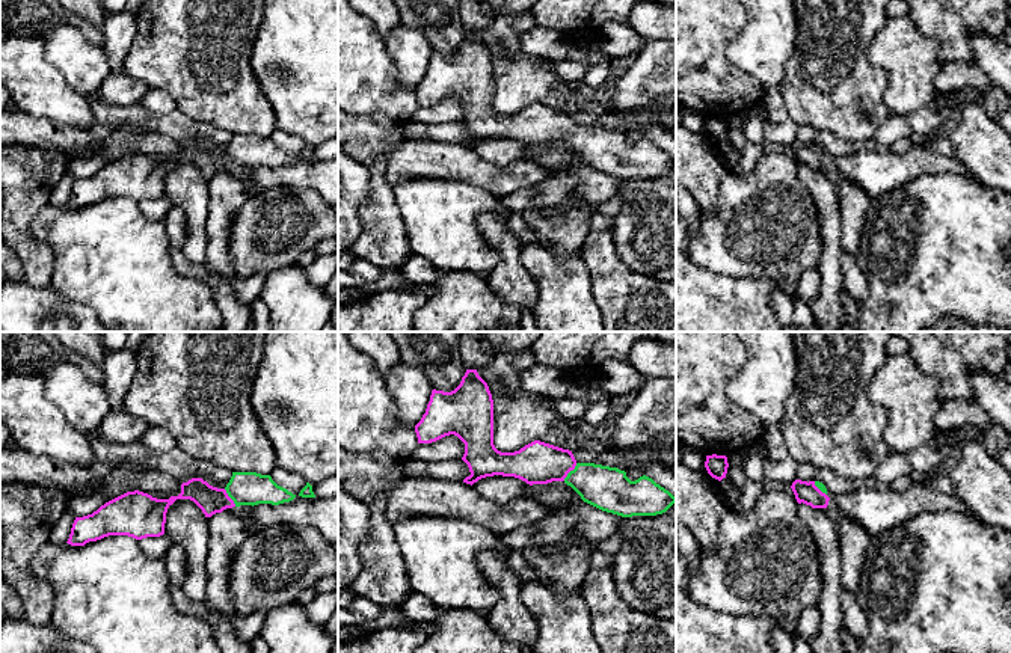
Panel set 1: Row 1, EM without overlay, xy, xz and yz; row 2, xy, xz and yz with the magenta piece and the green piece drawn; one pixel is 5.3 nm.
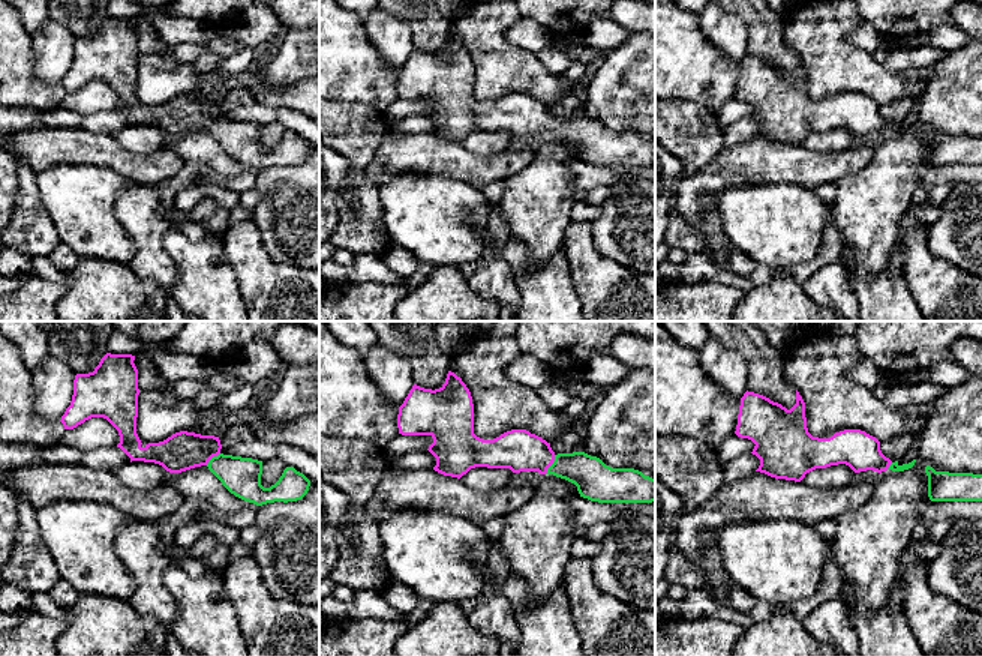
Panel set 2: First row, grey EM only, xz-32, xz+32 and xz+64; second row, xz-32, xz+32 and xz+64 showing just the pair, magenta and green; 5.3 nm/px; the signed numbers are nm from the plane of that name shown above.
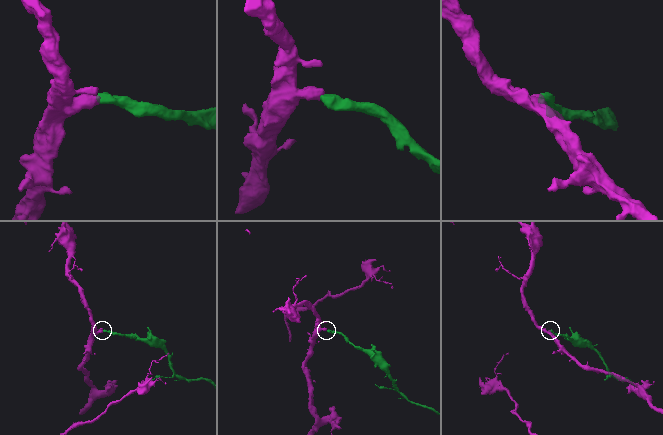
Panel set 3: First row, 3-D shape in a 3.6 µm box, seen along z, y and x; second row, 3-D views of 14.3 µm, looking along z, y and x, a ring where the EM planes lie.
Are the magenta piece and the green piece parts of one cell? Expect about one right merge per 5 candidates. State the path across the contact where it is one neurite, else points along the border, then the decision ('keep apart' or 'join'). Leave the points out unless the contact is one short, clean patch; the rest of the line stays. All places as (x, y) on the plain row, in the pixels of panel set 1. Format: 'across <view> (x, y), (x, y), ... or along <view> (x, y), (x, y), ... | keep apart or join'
across xz (536, 125), (556, 125), (569, 133), (608, 151) | join

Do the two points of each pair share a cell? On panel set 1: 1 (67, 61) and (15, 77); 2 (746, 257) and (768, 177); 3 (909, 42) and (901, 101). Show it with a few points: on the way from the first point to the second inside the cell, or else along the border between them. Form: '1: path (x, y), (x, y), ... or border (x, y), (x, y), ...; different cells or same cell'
1: border (41, 35), (44, 58), (76, 91); different cells
2: path (752, 237), (768, 219), (768, 196); same cell
3: path (909, 58), (909, 86); same cell

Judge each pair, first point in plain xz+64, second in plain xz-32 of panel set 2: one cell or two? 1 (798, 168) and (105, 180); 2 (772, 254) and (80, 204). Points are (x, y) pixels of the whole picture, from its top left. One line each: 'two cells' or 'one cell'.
1: two cells
2: one cell

